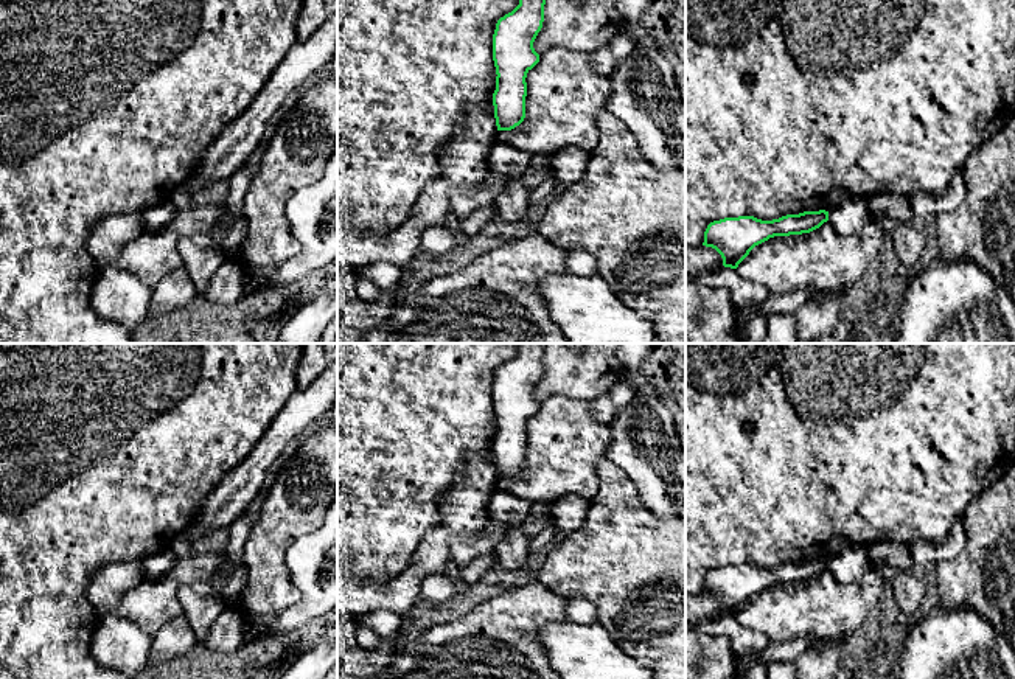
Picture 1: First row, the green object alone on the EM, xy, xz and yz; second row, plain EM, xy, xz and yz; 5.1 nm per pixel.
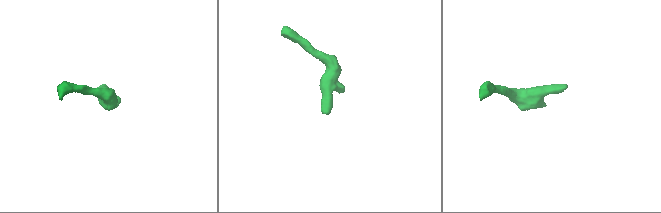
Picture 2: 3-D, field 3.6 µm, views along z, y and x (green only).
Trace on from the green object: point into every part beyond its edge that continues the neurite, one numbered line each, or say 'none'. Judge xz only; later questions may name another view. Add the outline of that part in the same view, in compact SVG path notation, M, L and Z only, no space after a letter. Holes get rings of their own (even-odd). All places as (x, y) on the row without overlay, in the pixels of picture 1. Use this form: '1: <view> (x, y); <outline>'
none

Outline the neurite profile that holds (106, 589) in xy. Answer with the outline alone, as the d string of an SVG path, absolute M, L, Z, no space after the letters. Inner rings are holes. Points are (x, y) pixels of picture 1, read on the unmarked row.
M140 562L109 564L87 586L87 598L98 614L112 614L123 595L143 580Z

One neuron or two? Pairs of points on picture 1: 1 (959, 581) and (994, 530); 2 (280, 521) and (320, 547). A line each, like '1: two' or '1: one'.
1: one
2: two

